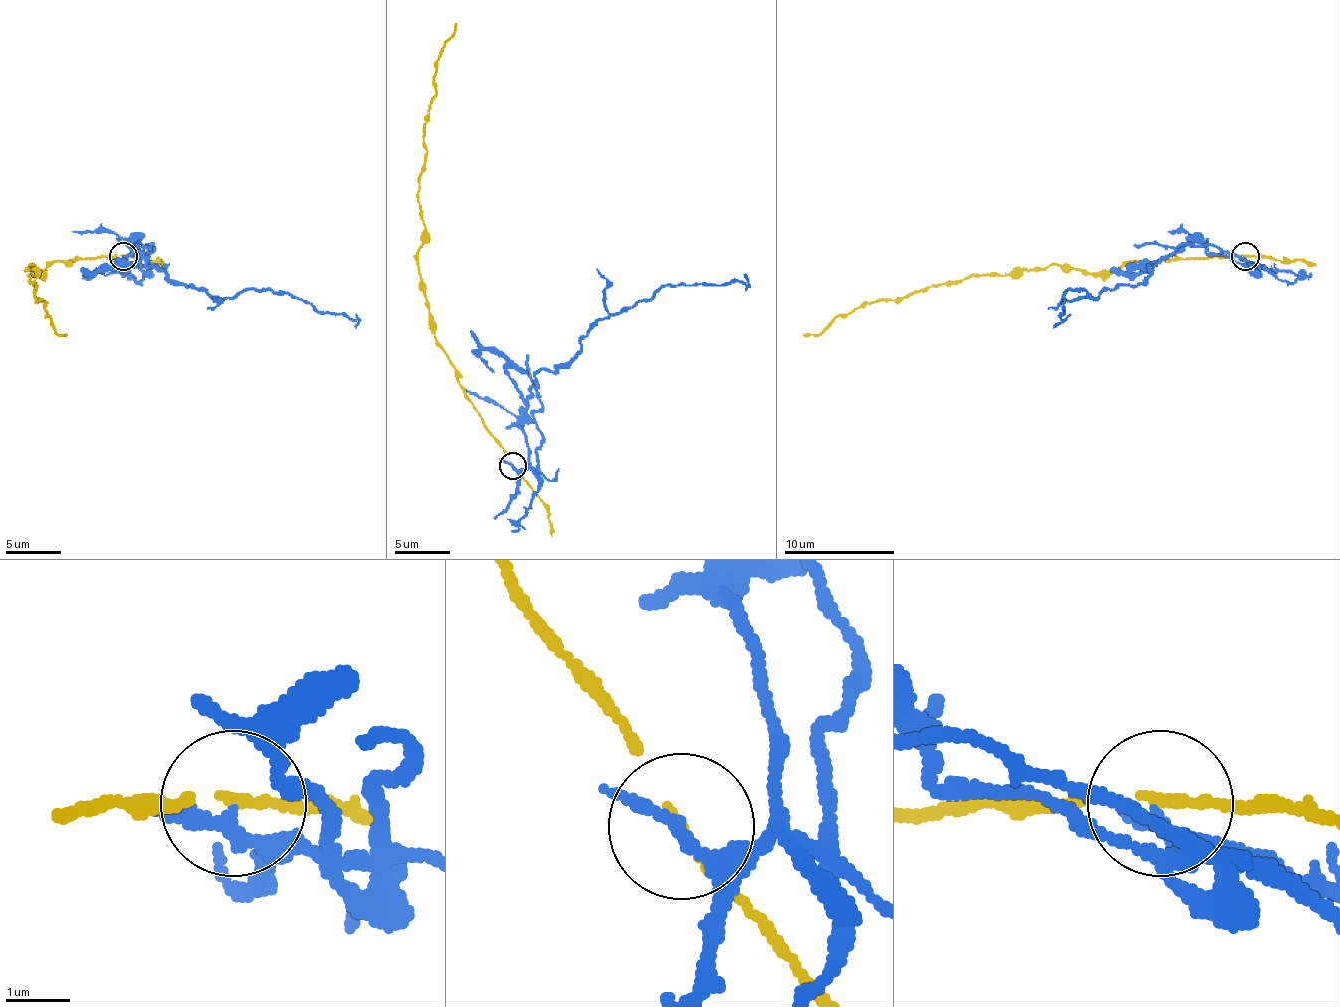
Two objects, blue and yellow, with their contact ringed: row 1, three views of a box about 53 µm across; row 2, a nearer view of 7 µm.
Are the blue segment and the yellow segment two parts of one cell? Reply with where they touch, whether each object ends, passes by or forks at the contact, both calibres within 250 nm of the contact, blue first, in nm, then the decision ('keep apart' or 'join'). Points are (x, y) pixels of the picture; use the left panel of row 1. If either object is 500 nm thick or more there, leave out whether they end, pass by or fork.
place (123, 256); blue passes by; yellow passes by; calibres 200 and 130 nm; keep apart

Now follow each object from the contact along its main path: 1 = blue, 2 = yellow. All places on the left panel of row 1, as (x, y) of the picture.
1: (124, 257), (138, 265), (135, 243), (146, 265), (215, 298), (278, 293), (319, 312), (339, 312), (355, 328)
2: (124, 257), (55, 260), (41, 273), (28, 268), (58, 334), (66, 334)

